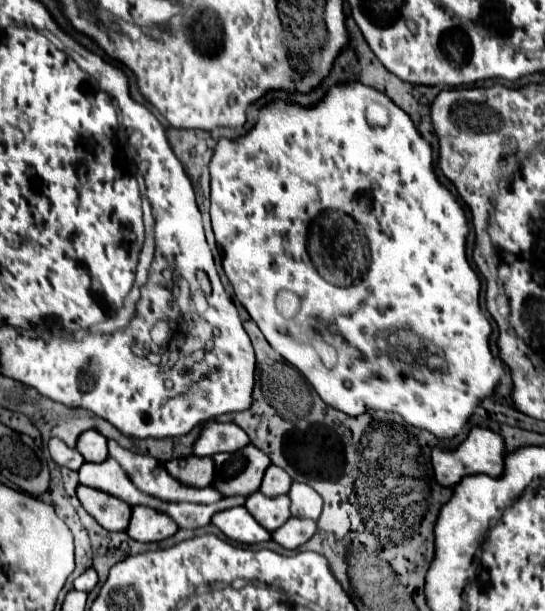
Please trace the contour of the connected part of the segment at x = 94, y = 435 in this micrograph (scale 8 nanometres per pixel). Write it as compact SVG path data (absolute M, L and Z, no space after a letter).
M94 429L84 431L84 433L78 437L76 449L80 451L80 455L82 455L86 461L92 461L92 463L102 463L102 461L108 457L106 437L102 437L102 435L100 435L98 431L94 431Z

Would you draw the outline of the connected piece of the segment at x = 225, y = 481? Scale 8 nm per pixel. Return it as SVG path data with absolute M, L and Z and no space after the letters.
M254 445L236 453L218 453L212 459L214 481L210 487L222 493L224 497L230 495L246 497L258 491L264 471L270 465L270 459Z

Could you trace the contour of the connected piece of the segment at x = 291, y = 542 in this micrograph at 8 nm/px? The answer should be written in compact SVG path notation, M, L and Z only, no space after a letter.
M290 517L286 525L272 533L272 539L284 549L298 549L304 545L316 531L316 523L302 517Z

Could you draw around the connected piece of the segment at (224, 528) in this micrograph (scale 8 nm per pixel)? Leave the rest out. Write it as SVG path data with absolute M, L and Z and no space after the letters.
M244 505L240 507L230 507L212 517L212 523L232 541L238 543L260 543L268 541L270 533L248 513Z

